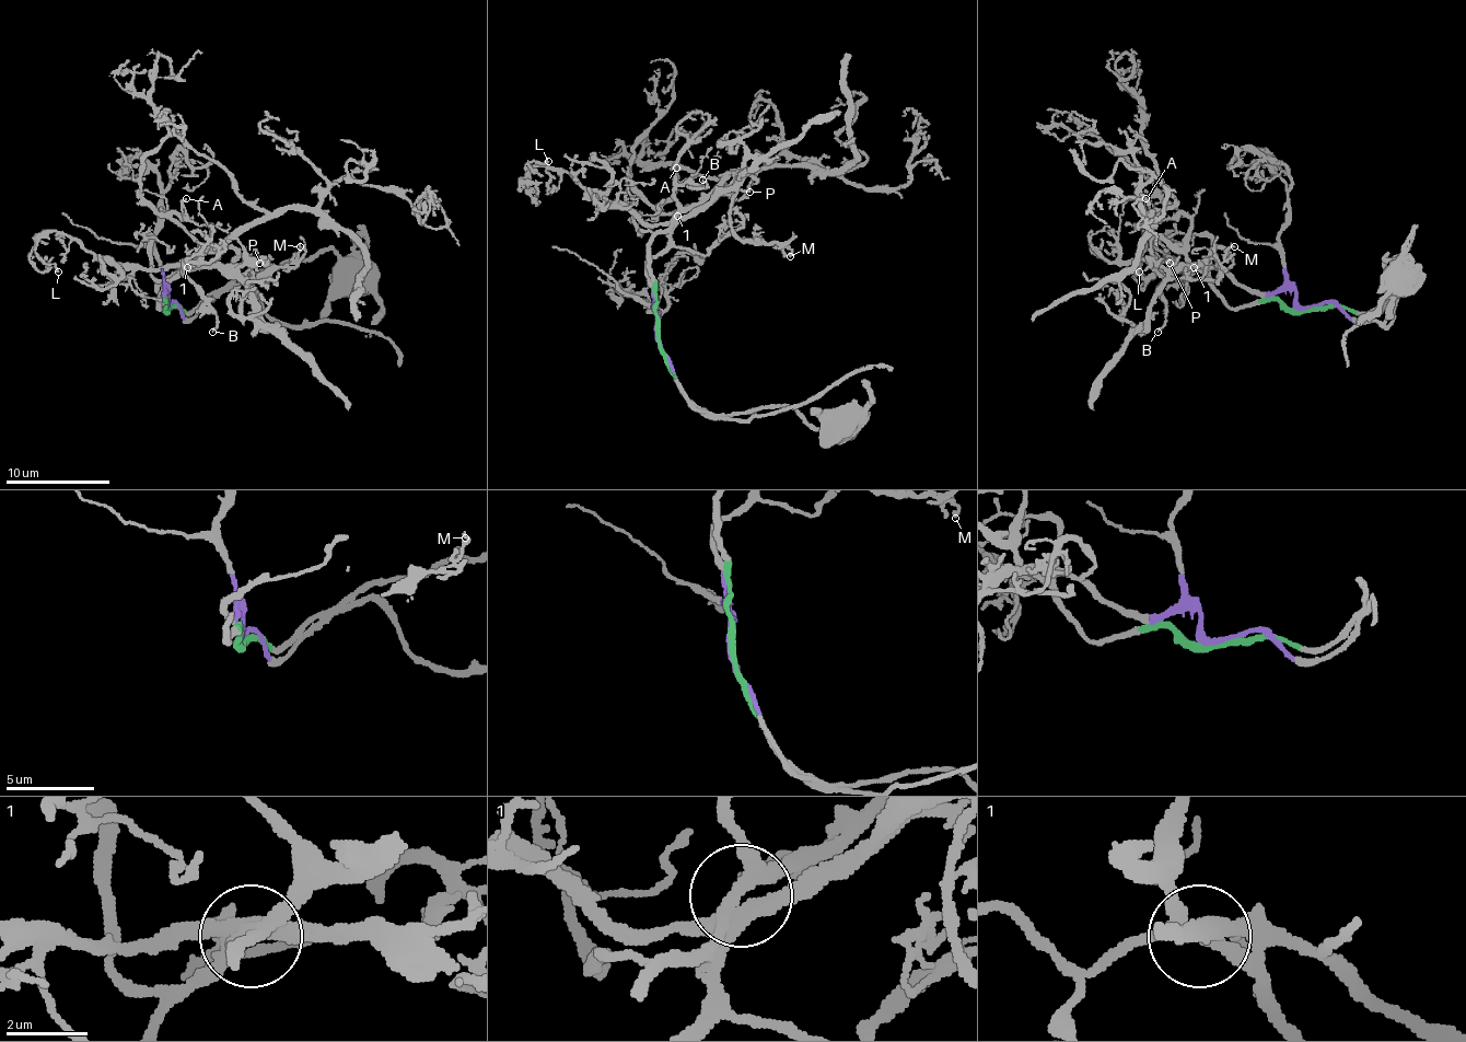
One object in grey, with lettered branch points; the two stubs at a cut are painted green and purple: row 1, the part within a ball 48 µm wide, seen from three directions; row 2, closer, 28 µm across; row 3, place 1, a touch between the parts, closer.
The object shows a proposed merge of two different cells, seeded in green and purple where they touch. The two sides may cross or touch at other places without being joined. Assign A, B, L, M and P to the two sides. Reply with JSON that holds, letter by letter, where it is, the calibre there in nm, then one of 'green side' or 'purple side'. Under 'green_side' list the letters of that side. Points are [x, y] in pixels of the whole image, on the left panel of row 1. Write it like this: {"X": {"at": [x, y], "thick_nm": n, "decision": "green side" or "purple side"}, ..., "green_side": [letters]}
{"A": {"at": [186, 198], "thick_nm": 130, "decision": "green side"}, "B": {"at": [212, 332], "thick_nm": 140, "decision": "green side"}, "L": {"at": [58, 271], "thick_nm": 160, "decision": "purple side"}, "M": {"at": [300, 246], "thick_nm": 170, "decision": "purple side"}, "P": {"at": [259, 263], "thick_nm": 160, "decision": "purple side"}, "green_side": ["A", "B"]}

